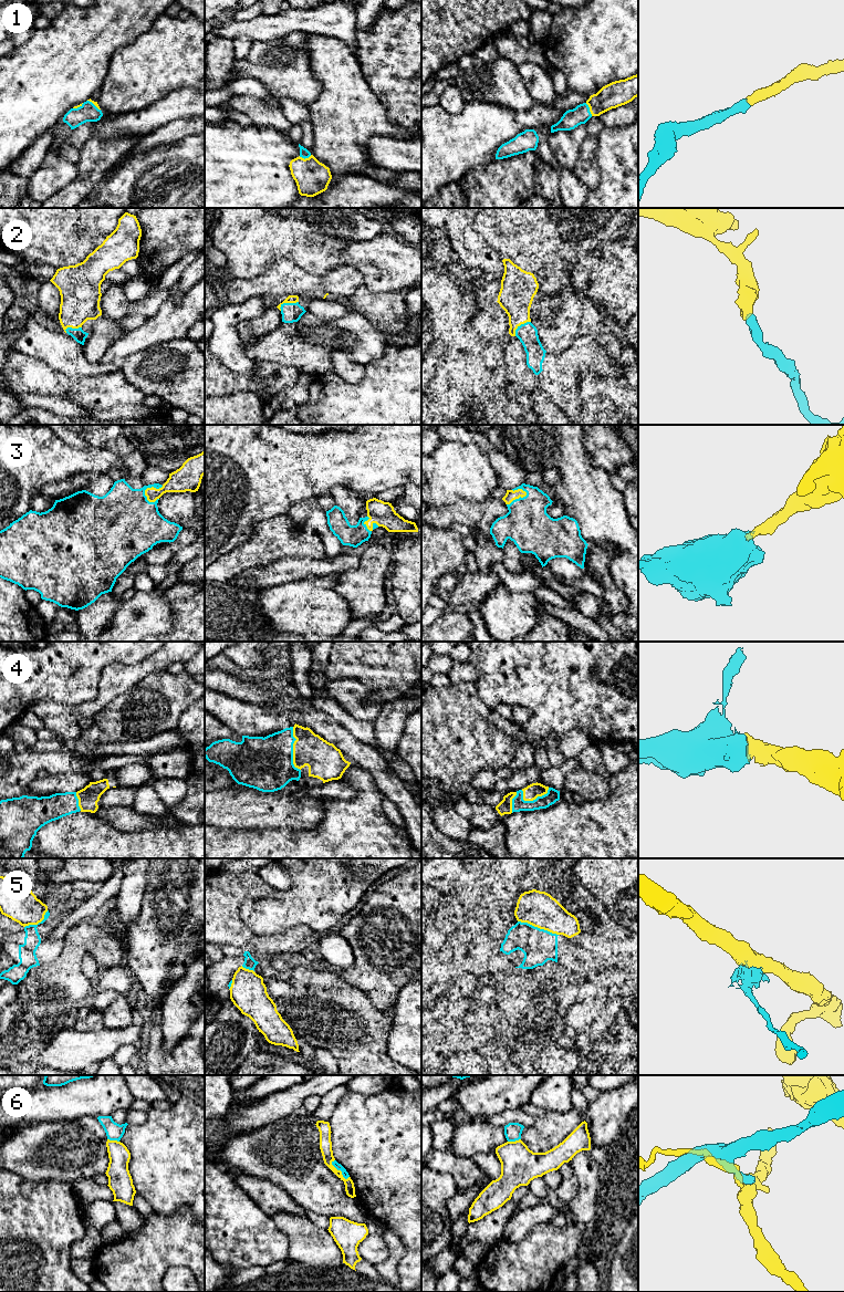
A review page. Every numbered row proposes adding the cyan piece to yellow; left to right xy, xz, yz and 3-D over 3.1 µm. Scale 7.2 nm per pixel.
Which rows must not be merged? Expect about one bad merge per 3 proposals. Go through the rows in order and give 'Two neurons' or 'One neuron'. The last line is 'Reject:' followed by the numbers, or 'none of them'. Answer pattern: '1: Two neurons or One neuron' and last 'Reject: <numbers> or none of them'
1: One neuron
2: One neuron
3: One neuron
4: One neuron
5: Two neurons
6: Two neurons
Reject: 5, 6

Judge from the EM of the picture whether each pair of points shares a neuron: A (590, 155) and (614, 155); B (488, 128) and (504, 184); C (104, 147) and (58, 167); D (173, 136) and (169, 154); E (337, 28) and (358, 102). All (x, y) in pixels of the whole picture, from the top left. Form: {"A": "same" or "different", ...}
{"A": "different", "B": "different", "C": "different", "D": "different", "E": "different"}

